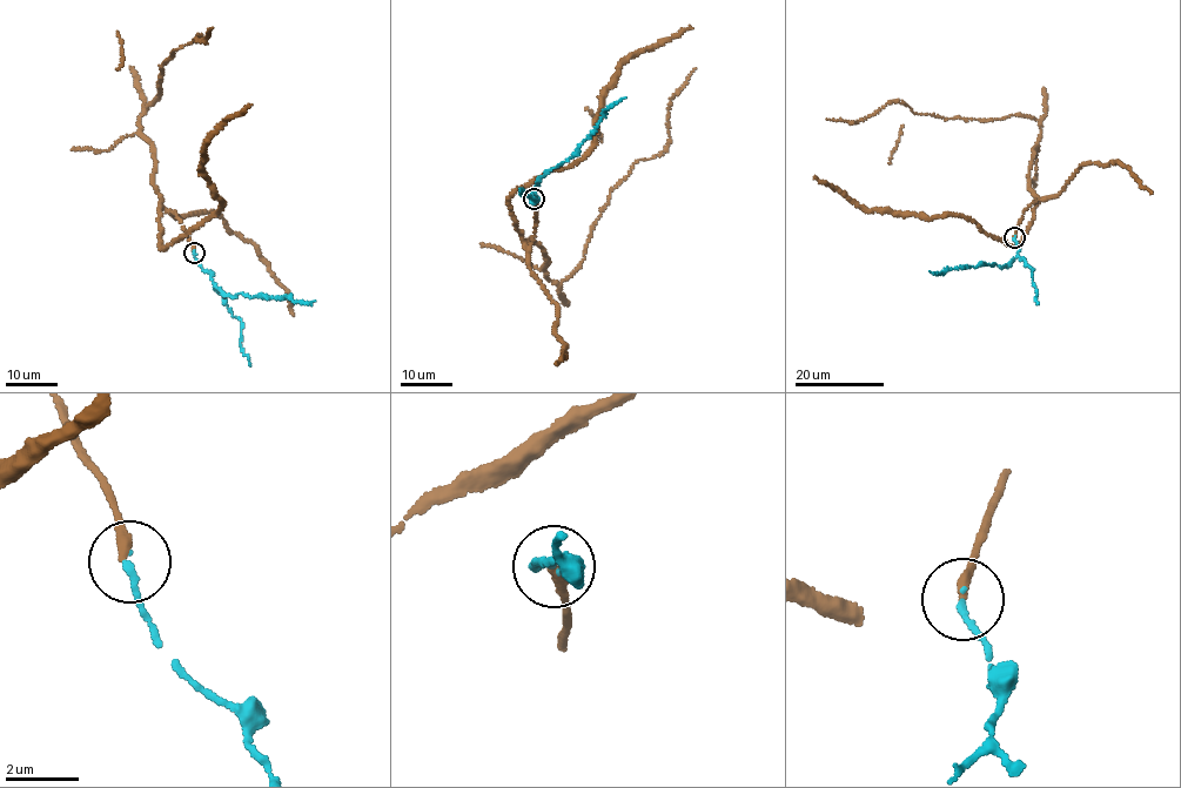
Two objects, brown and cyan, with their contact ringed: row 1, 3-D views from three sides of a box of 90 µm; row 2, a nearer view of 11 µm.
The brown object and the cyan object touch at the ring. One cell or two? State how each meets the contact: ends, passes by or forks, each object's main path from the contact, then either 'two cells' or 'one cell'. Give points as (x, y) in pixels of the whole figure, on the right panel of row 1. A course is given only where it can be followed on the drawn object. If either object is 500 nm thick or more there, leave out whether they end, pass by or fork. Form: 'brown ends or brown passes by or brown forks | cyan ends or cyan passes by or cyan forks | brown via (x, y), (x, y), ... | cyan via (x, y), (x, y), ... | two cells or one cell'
brown ends | cyan ends | brown via (1014, 237), (1042, 200), (1029, 187), (1032, 118), (892, 101), (826, 119) | cyan via (1014, 237), (1019, 251), (1007, 265), (980, 263), (943, 274), (930, 270) | one cell

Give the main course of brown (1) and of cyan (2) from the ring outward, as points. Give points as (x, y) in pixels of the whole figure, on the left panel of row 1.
1: (195, 251), (181, 220), (162, 206), (139, 116), (160, 95), (160, 67), (212, 27)
2: (195, 253), (198, 263), (227, 295), (290, 297), (308, 303), (315, 301)

